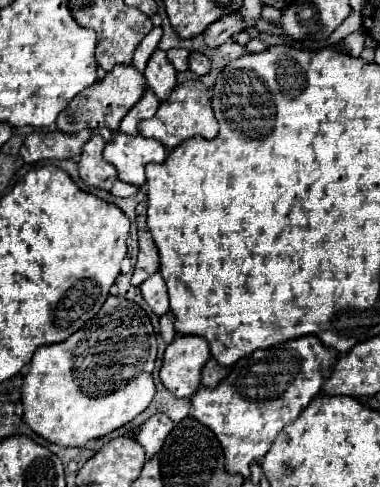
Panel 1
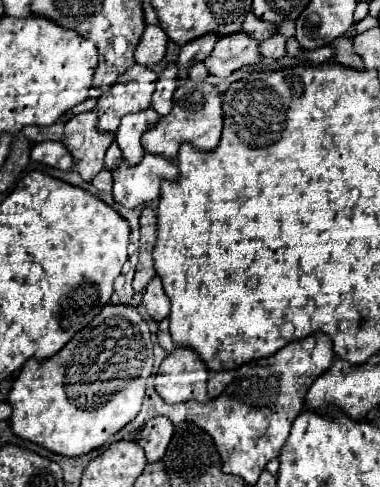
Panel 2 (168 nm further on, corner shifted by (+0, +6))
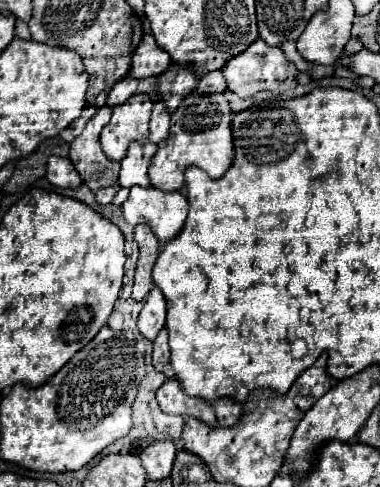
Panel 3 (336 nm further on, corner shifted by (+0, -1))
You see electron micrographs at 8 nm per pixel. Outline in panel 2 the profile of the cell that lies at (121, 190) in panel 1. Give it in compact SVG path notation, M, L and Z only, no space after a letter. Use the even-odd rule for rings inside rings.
M102 170L94 180L92 180L92 184L94 184L94 188L98 188L98 190L104 190L104 192L112 192L112 174L108 172L108 170Z

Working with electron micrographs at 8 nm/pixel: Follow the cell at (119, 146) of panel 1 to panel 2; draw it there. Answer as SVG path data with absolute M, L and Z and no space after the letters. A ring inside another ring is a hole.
M146 156L138 166L128 166L122 160L114 174L114 200L126 208L156 202L160 198L160 184L164 180L178 180L178 168L162 156Z

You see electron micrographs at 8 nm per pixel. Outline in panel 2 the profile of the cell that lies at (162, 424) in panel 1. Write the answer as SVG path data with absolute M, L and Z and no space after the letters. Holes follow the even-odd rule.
M156 416L146 422L146 426L140 432L140 446L146 452L146 460L158 462L166 454L166 448L172 440L174 424L166 416Z

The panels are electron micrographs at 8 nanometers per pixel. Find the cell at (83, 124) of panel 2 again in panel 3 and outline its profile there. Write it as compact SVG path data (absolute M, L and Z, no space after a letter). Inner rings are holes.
M100 107L96 115L88 121L86 129L70 143L70 161L80 173L82 181L92 189L98 191L102 187L110 187L118 183L120 163L108 159L100 149L100 131L110 121L110 107Z

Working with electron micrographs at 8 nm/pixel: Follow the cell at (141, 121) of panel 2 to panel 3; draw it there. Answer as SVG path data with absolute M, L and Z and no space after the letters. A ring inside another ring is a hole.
M132 141L126 157L120 161L122 169L120 169L120 185L122 187L134 187L134 185L150 185L148 179L148 163L150 163L150 155L154 155L156 151L156 143L146 141Z

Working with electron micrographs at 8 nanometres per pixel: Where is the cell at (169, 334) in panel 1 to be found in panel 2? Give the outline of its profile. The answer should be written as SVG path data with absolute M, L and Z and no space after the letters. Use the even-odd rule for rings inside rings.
M164 318L160 324L158 324L158 344L170 354L176 346L174 346L174 342L172 342L172 338L170 338L170 334L168 334L168 318Z

